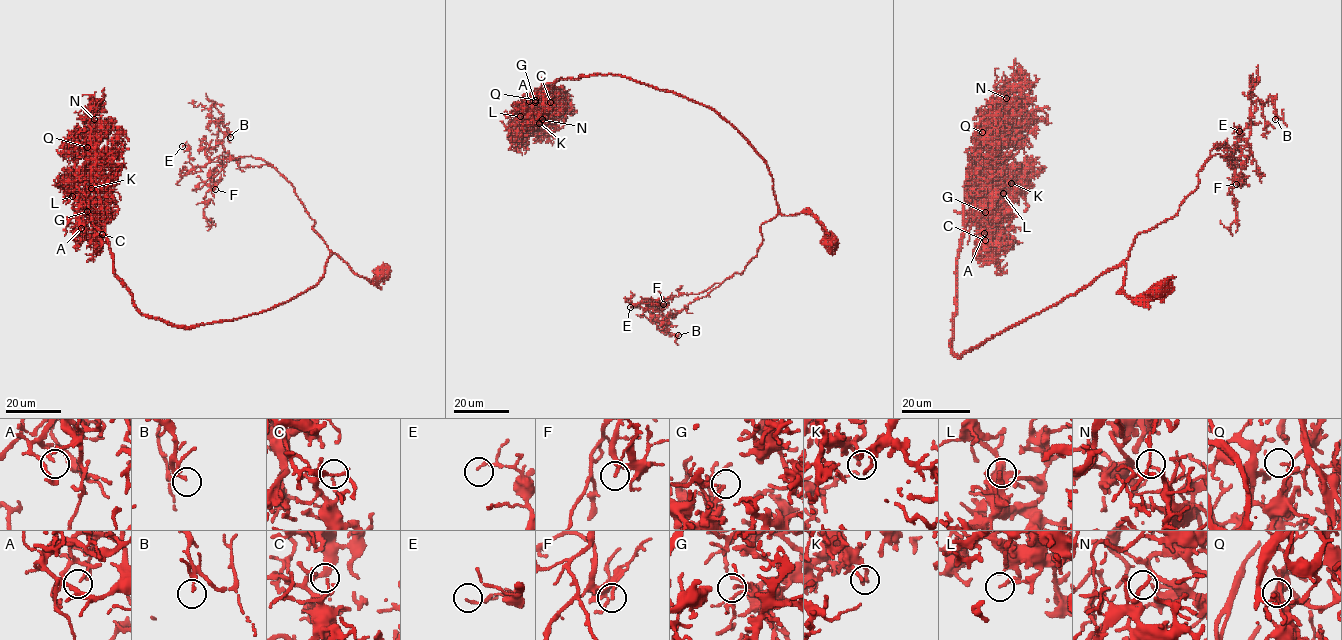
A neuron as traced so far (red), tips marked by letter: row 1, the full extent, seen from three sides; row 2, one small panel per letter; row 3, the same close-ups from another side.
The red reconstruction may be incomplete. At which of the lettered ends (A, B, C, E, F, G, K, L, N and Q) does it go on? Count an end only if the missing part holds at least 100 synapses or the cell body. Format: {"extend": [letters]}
{"extend": ["C"]}

